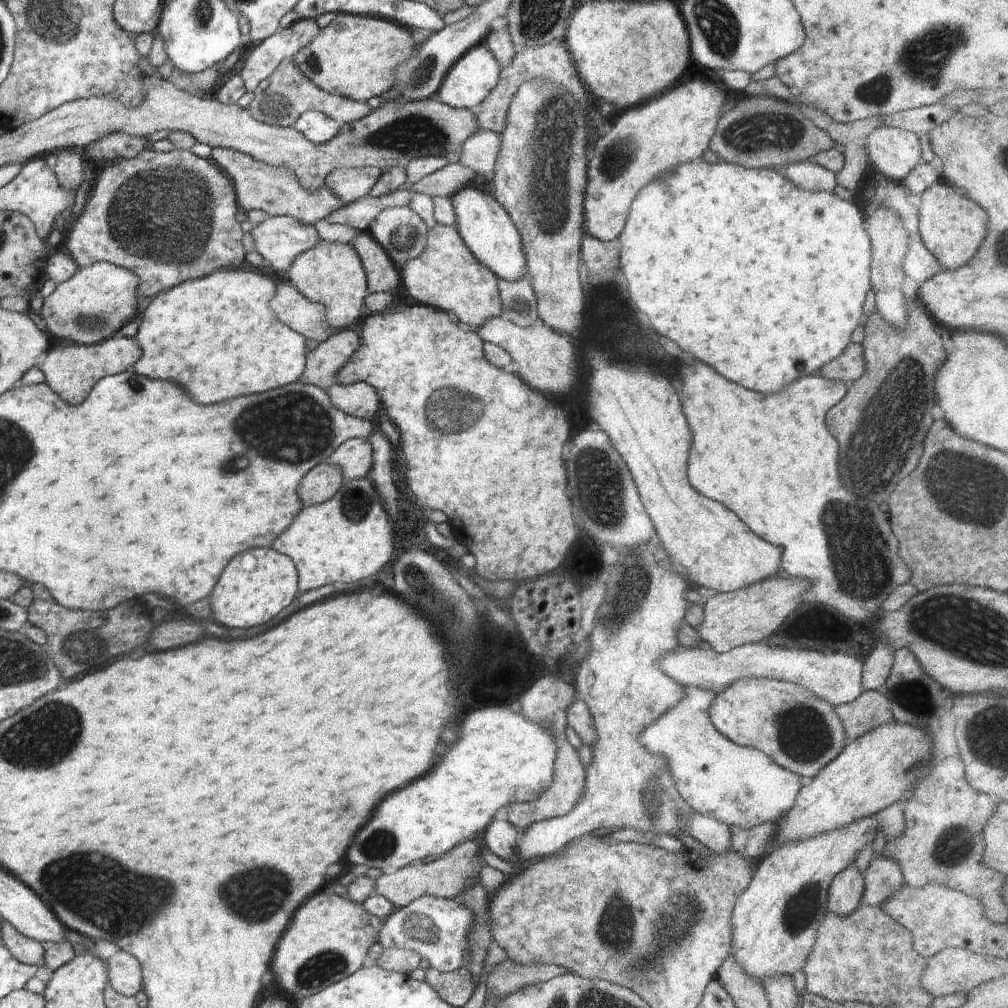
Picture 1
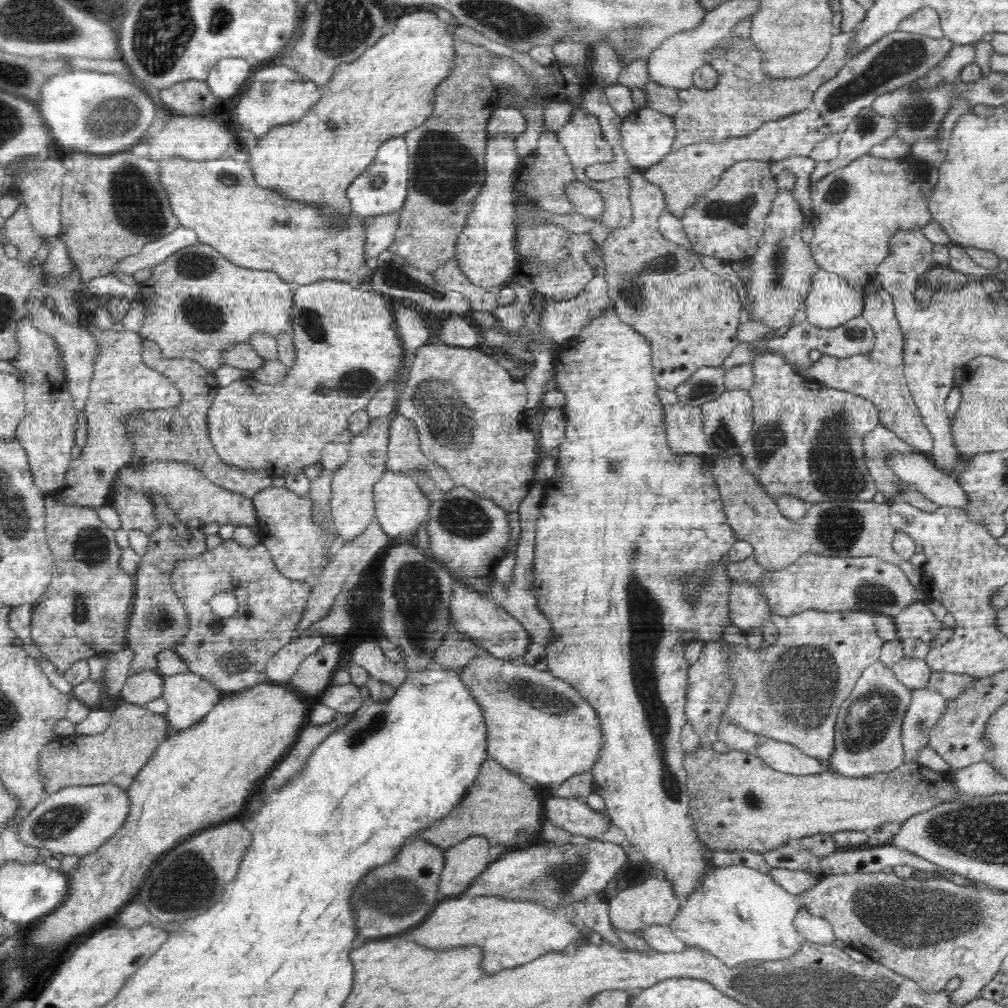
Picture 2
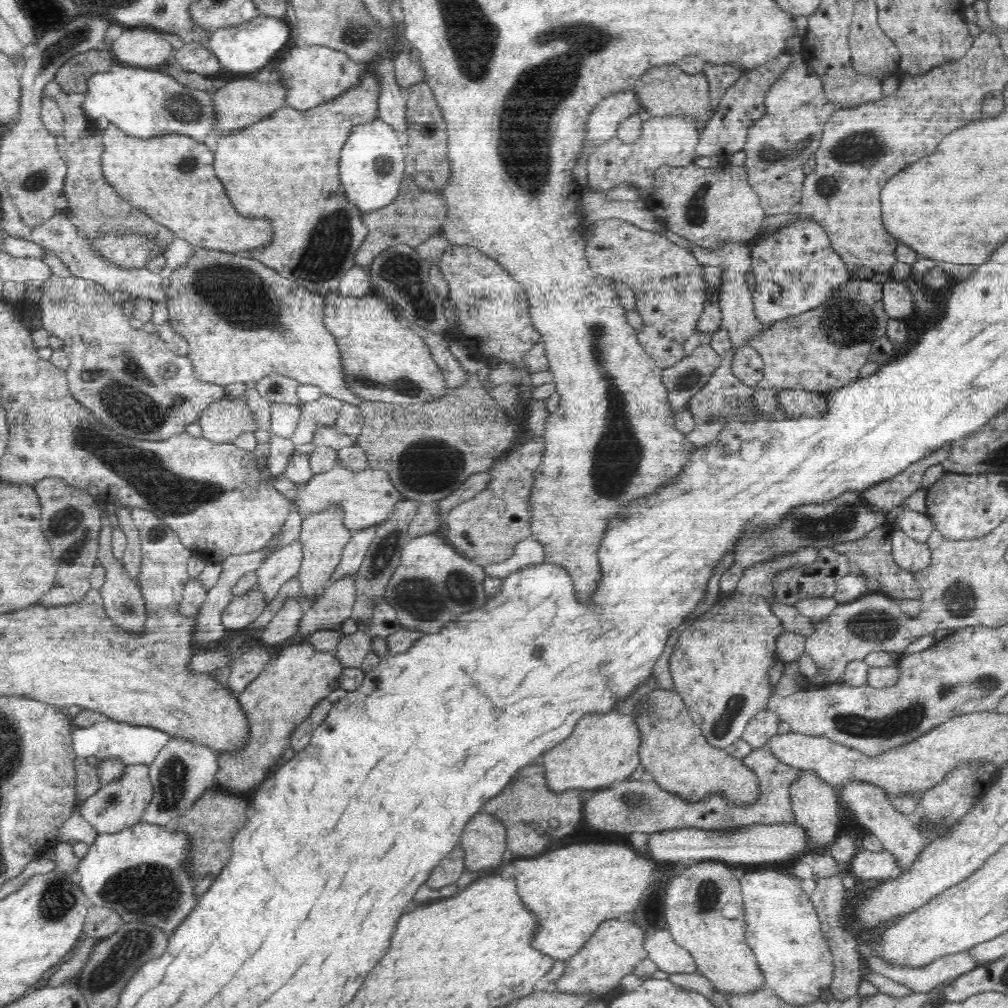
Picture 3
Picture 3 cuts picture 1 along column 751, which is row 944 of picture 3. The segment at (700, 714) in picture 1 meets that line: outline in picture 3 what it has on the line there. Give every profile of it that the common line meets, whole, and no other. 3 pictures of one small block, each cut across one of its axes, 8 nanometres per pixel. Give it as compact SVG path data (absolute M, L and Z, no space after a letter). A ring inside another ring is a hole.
M762 867L755 872L746 873L739 881L744 896L746 942L754 951L765 978L765 986L790 1004L807 1005L814 1002L831 985L834 958L829 942L822 935L820 919L810 896L800 887L801 880L791 873L781 873L777 868Z

